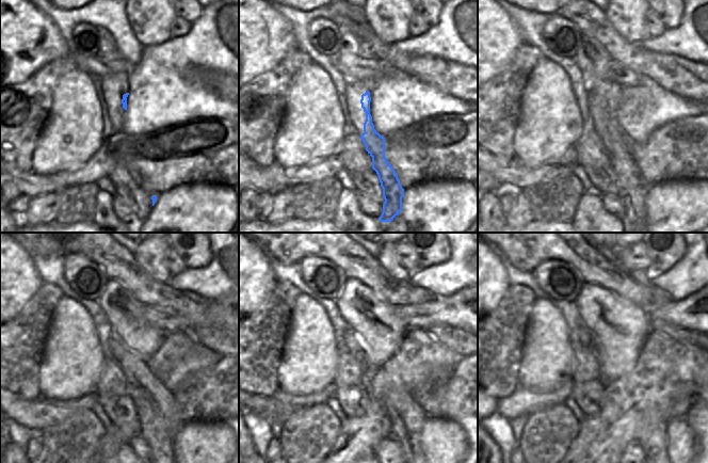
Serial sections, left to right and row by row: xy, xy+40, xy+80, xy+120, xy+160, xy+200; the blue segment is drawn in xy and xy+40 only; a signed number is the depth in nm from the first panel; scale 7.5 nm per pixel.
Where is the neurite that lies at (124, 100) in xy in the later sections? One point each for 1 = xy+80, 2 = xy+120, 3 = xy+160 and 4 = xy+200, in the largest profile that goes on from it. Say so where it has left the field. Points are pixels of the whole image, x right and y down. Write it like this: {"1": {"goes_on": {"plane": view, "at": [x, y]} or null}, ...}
{"1": {"goes_on": {"plane": "xy+80", "at": [632, 191]}}, "2": {"goes_on": {"plane": "xy+120", "at": [159, 415]}}, "3": {"goes_on": {"plane": "xy+160", "at": [406, 417]}}, "4": {"goes_on": {"plane": "xy+200", "at": [653, 437]}}}

